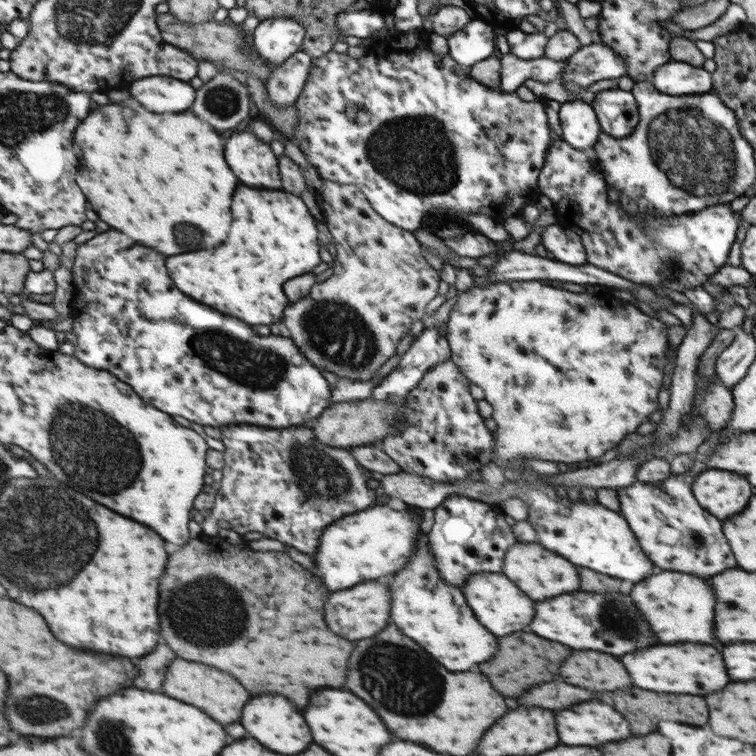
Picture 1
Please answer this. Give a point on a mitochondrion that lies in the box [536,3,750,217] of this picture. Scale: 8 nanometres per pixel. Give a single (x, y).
(694, 144)

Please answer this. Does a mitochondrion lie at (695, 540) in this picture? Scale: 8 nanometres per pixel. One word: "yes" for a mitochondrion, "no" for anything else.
yes

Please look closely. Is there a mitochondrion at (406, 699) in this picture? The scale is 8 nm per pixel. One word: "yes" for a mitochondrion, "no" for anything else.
yes

